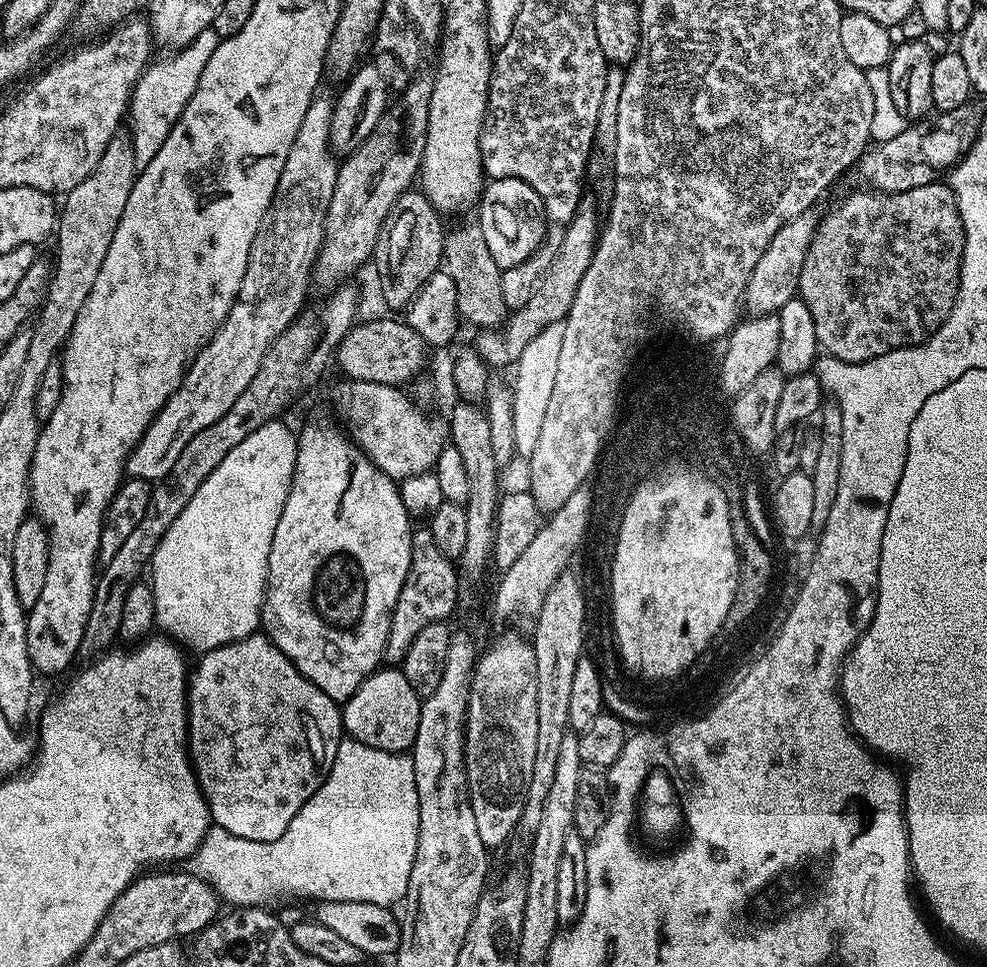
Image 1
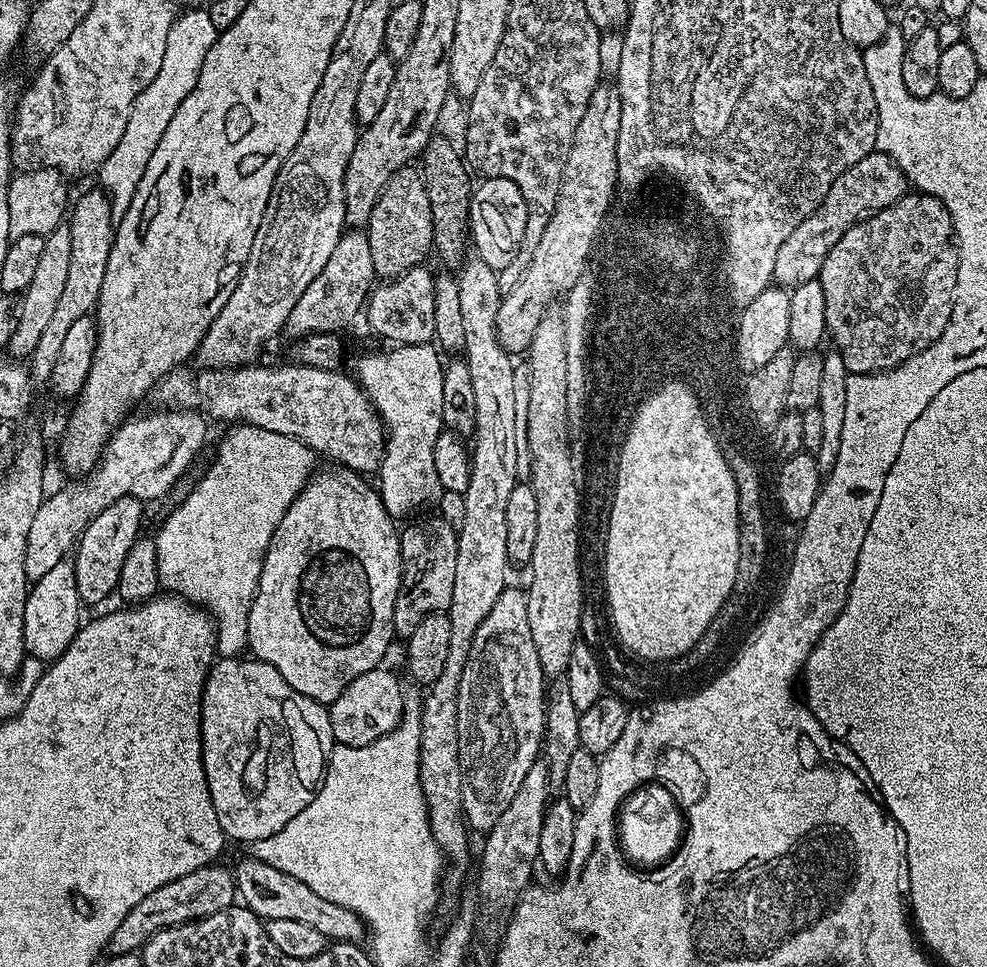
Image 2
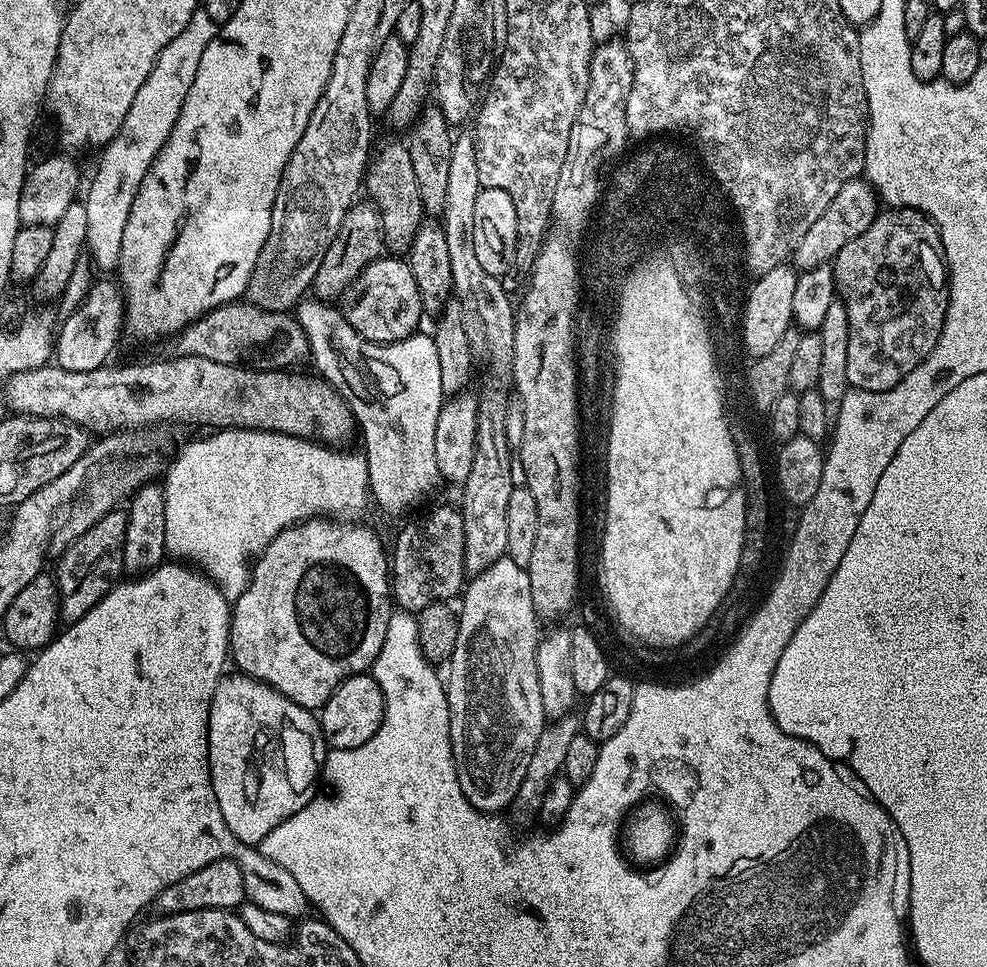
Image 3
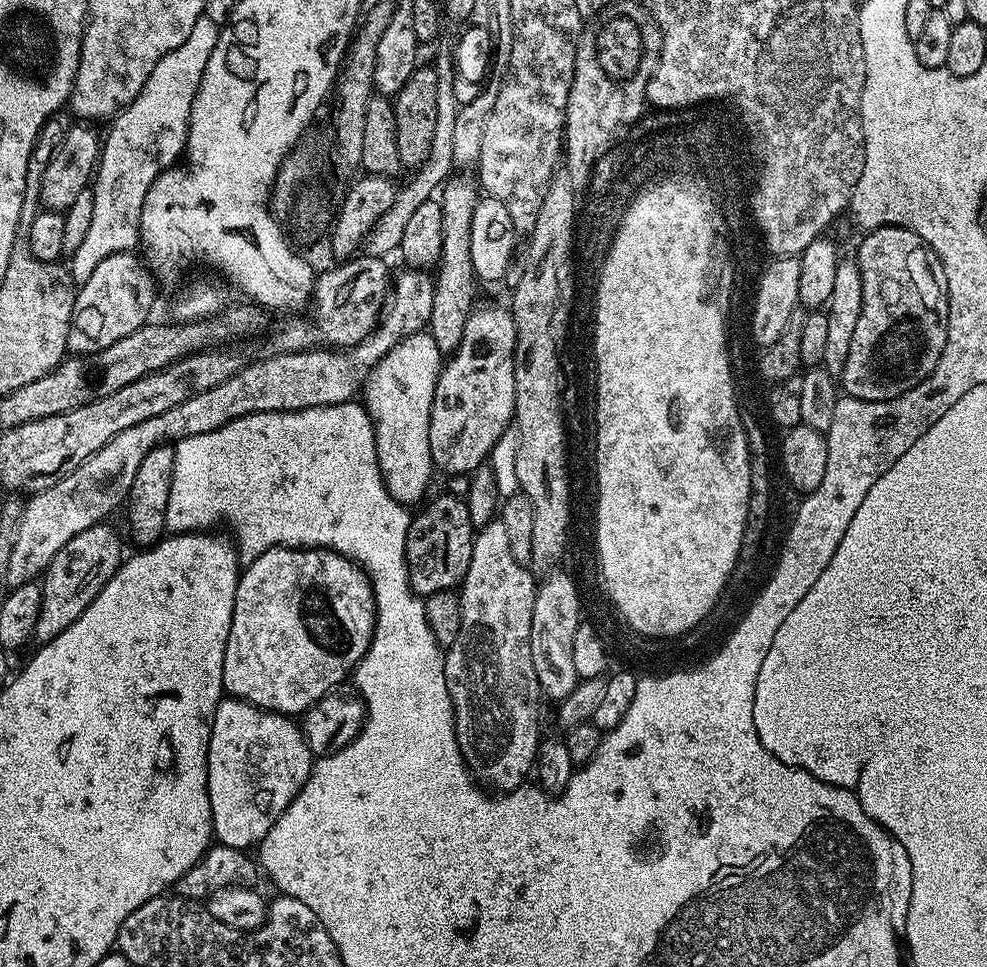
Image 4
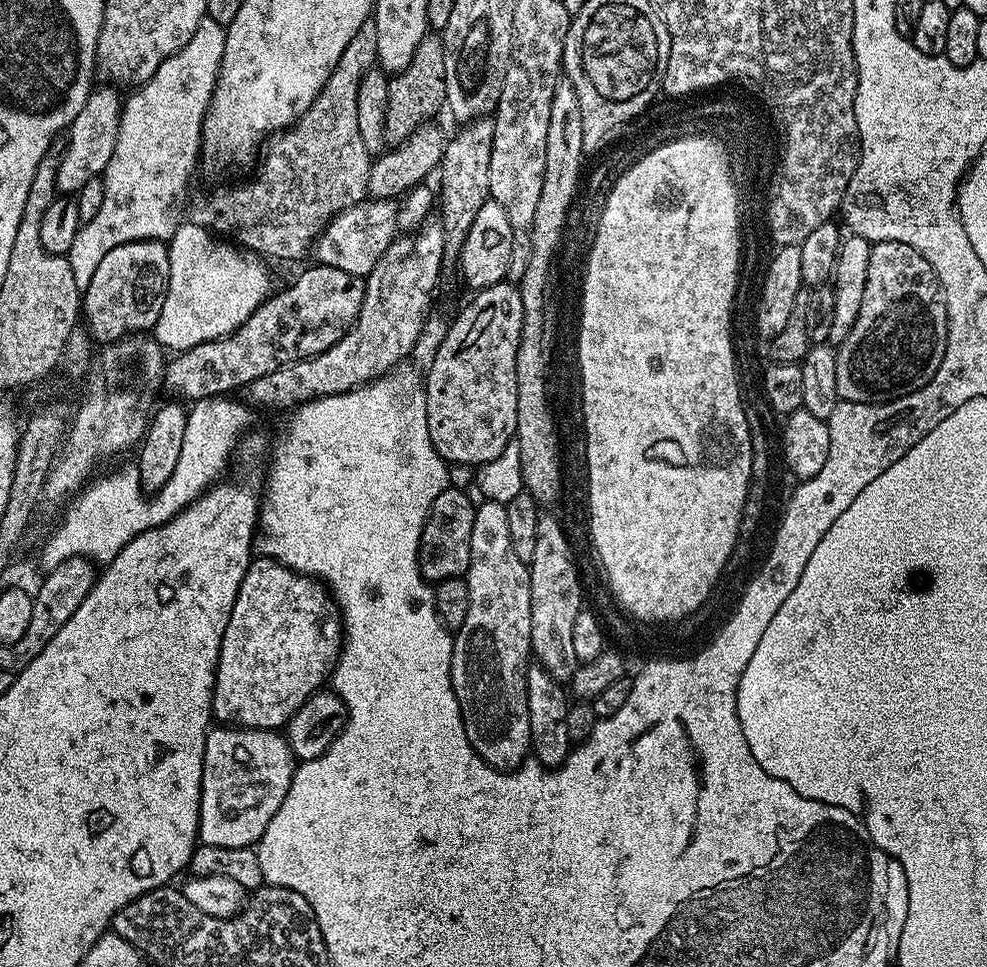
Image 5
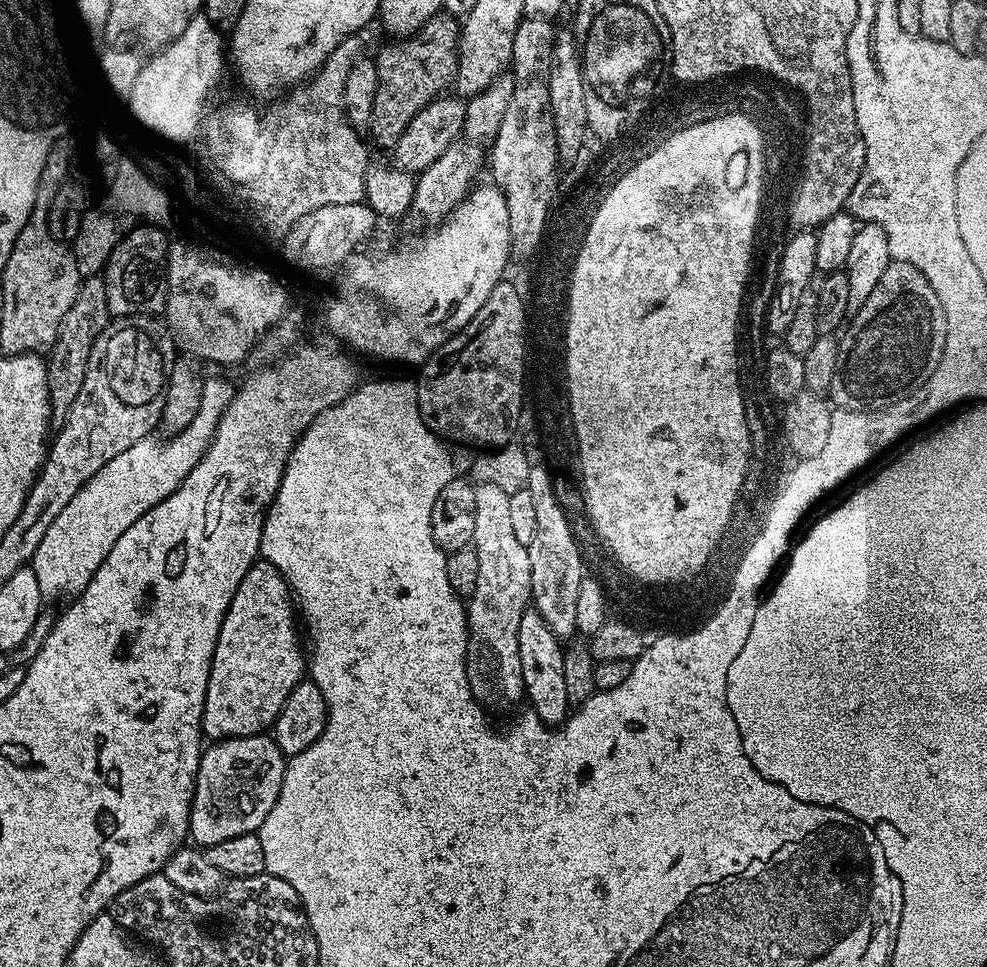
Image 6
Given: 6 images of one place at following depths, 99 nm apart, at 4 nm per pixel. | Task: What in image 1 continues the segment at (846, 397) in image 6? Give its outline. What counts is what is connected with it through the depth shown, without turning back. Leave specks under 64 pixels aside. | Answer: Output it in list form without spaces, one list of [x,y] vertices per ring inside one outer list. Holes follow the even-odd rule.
[[[937,182],[918,186],[914,190],[891,194],[875,190],[863,191],[850,193],[825,220],[823,217],[817,223],[816,236],[812,239],[812,245],[800,271],[800,287],[798,289],[799,299],[804,300],[806,306],[810,306],[810,315],[814,318],[817,345],[827,355],[836,356],[851,364],[862,364],[867,360],[885,356],[887,352],[893,352],[899,348],[919,346],[925,343],[928,337],[935,334],[952,313],[956,292],[960,289],[960,265],[964,262],[964,227],[958,210],[958,202],[947,183]]]

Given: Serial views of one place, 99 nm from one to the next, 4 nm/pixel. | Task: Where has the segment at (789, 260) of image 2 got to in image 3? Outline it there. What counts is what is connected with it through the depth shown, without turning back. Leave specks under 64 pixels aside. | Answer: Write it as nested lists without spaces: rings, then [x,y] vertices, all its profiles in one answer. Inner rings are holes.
[[[857,178],[846,182],[846,186],[842,186],[842,190],[834,194],[834,202],[830,202],[830,206],[822,210],[822,218],[818,218],[818,222],[814,222],[810,230],[806,230],[802,242],[798,242],[794,253],[795,267],[800,272],[805,272],[819,264],[835,261],[838,250],[842,250],[846,242],[858,238],[858,234],[862,234],[876,221],[878,215],[876,204],[878,205],[877,194],[867,179]]]

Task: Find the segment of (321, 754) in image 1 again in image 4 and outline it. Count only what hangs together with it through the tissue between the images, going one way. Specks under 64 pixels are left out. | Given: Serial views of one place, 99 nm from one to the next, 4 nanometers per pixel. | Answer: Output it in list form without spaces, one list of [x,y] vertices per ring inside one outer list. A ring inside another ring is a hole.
[[[239,698],[221,699],[208,747],[213,837],[231,848],[255,849],[302,790],[313,763],[301,725],[293,717],[255,708]]]

